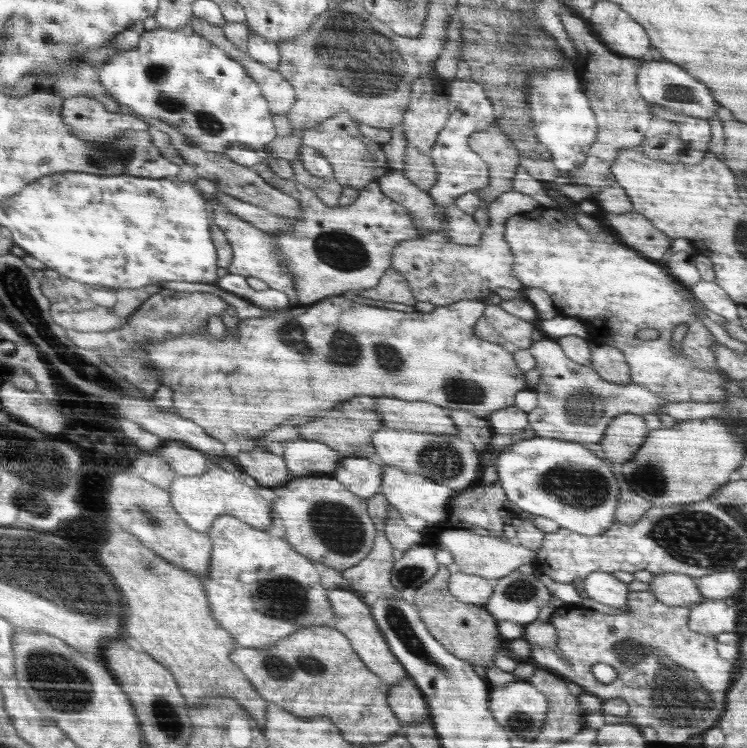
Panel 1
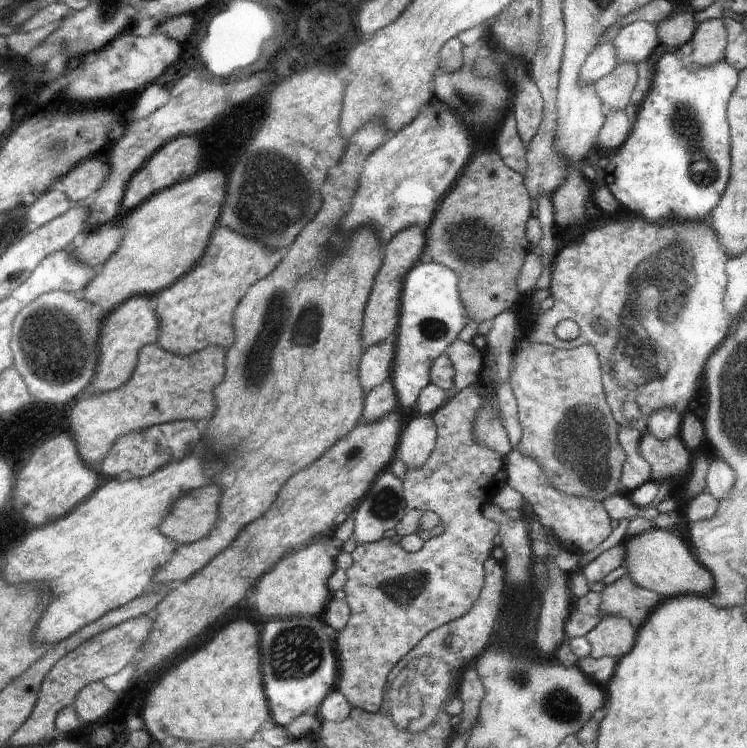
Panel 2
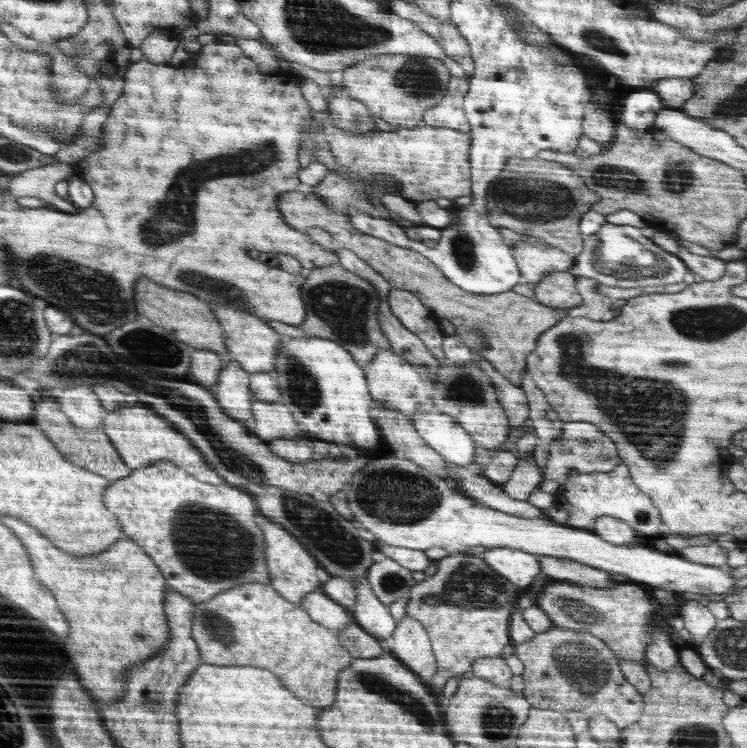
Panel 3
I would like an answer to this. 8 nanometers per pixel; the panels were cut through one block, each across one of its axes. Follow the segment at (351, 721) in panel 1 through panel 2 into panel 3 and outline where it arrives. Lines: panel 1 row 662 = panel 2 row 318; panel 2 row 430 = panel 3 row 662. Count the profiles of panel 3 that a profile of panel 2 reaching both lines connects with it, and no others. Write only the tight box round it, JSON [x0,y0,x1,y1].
[192,583,355,708]

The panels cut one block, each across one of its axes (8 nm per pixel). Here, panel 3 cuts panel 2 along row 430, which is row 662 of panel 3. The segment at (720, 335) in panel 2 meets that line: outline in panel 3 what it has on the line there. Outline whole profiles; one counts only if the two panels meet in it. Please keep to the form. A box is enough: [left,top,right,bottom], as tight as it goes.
[535,580,657,664]

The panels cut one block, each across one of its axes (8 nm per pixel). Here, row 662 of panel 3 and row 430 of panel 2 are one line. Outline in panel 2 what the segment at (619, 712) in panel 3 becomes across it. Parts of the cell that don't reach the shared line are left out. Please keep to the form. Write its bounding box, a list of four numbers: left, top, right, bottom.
[510,333,626,503]

